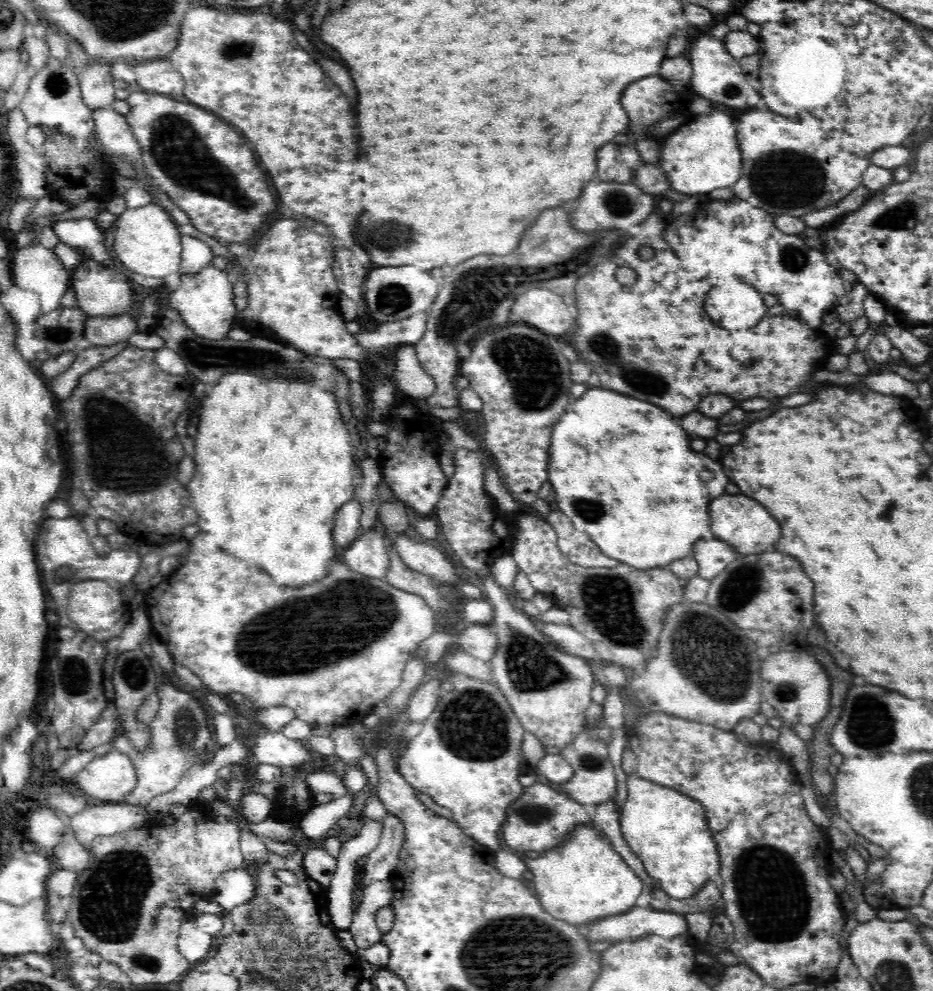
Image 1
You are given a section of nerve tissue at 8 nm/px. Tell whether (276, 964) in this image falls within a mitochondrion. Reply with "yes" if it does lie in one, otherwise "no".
yes

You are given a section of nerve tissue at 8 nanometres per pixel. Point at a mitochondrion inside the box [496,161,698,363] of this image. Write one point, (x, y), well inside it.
(616, 205)

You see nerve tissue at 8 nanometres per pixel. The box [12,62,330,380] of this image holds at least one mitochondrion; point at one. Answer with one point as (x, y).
(177, 148)

